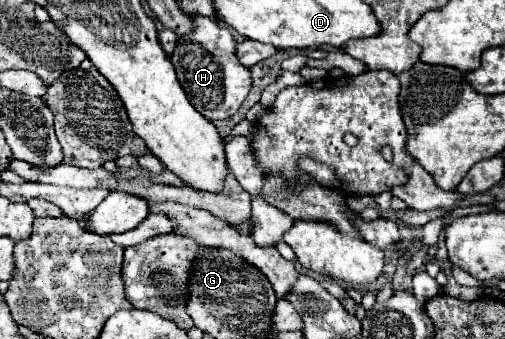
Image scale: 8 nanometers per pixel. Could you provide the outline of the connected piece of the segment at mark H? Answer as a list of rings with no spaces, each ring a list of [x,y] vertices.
[[[194,19],[196,23],[196,31],[188,37],[188,39],[180,39],[178,47],[174,51],[174,55],[170,55],[170,61],[176,69],[178,81],[182,85],[182,89],[186,91],[190,103],[194,105],[194,109],[204,115],[208,121],[216,121],[216,119],[228,119],[232,117],[242,101],[248,97],[248,91],[252,87],[252,77],[250,77],[250,69],[242,67],[236,59],[236,41],[232,37],[232,33],[226,27],[220,27],[218,21],[214,19]]]

